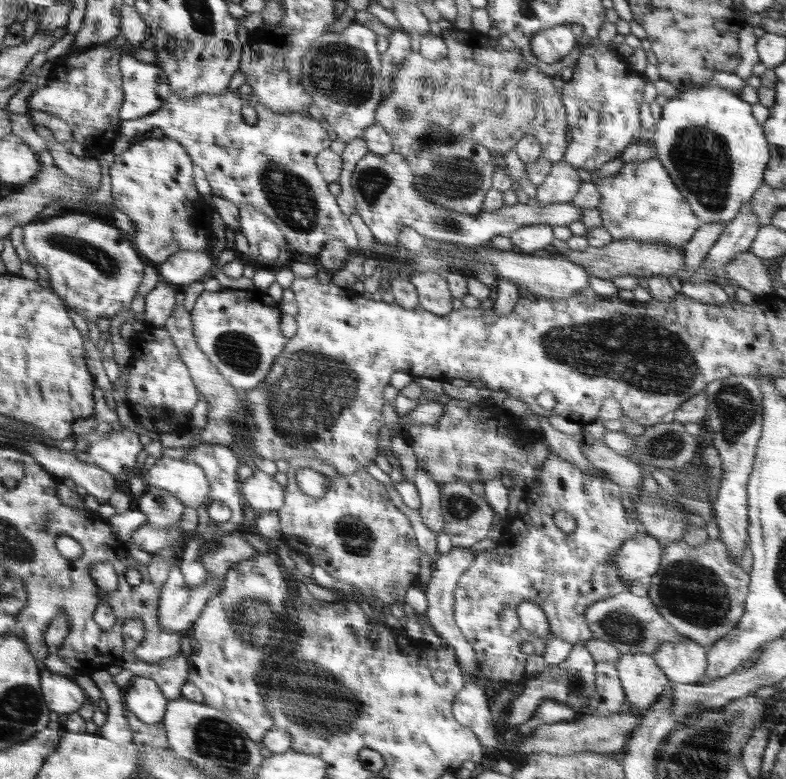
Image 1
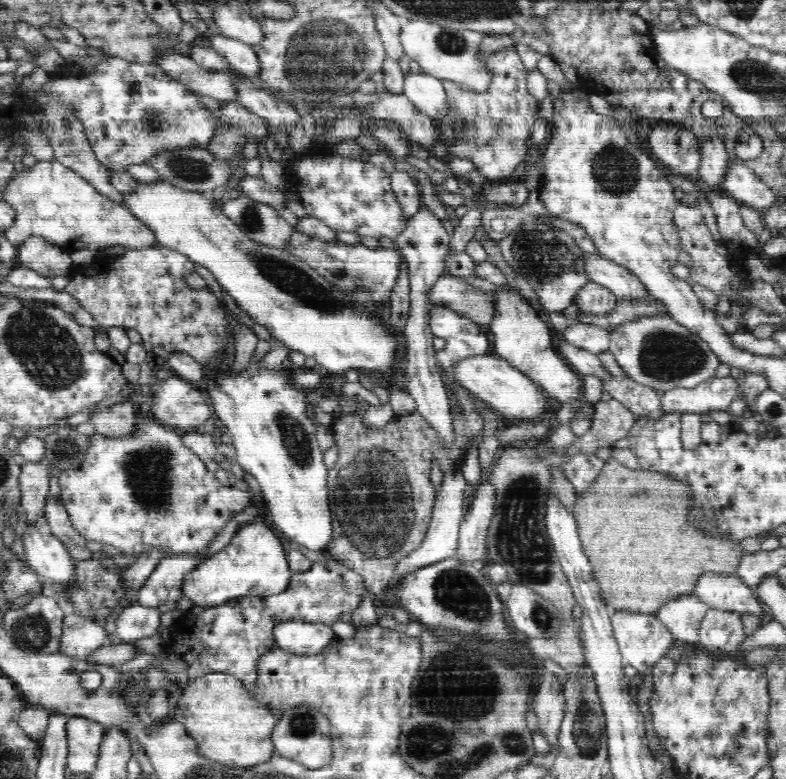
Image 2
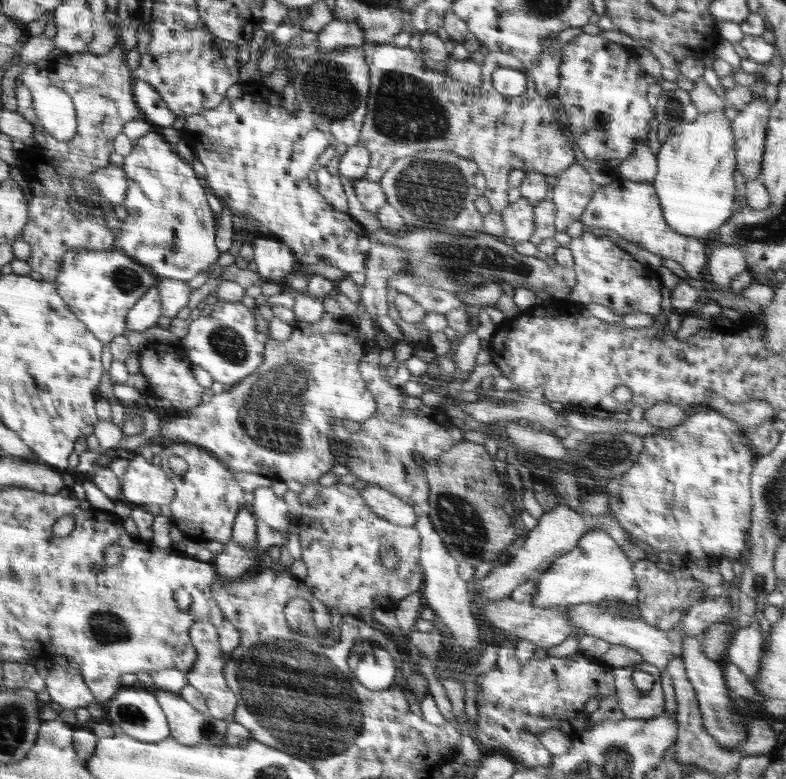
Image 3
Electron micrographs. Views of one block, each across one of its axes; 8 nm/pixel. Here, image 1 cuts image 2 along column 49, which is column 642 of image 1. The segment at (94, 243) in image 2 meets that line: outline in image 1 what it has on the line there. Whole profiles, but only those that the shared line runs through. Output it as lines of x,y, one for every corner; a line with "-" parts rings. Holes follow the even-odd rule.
656,157
640,162
626,162
618,174
602,178
596,184
602,199
595,209
601,213
603,228
609,232
613,241
633,239
682,248
703,225

